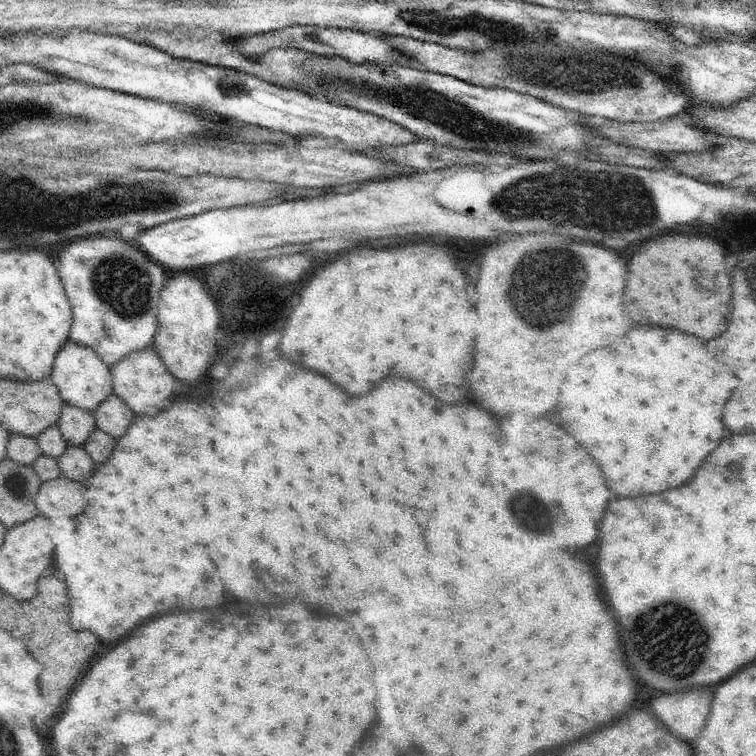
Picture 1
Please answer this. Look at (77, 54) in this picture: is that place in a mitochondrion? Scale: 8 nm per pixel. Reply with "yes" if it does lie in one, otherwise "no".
no

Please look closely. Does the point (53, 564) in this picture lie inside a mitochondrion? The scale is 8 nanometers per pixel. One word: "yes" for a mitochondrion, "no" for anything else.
no

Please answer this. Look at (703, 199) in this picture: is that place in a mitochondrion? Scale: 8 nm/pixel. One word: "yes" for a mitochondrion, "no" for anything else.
no

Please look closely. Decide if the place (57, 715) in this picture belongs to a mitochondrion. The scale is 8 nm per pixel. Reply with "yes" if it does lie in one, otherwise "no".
no

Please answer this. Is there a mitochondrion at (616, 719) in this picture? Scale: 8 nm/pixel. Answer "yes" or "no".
no

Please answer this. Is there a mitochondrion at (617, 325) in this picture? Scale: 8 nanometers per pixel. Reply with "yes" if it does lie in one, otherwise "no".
no

